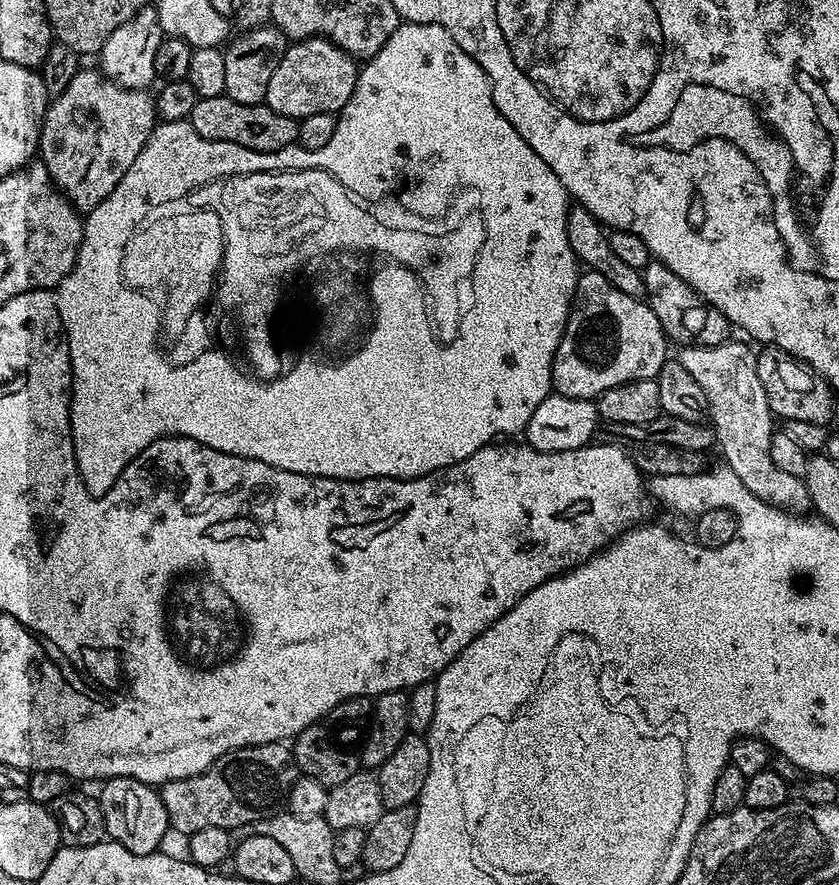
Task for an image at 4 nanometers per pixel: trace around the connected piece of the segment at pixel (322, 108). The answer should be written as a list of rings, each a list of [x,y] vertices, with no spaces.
[[[311,36],[309,40],[297,40],[289,43],[282,54],[278,67],[266,86],[264,103],[278,114],[286,114],[297,122],[310,114],[338,114],[350,102],[358,75],[358,64],[334,42],[322,36]]]

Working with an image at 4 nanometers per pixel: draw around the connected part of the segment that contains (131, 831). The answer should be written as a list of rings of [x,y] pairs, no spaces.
[[[123,776],[103,781],[99,788],[98,799],[104,815],[104,831],[111,839],[139,856],[157,851],[163,845],[160,843],[164,835],[169,835],[170,825],[166,806],[162,806],[162,798],[153,785]]]

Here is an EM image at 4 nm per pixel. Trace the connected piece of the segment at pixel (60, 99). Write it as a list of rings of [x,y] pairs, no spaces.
[[[95,67],[92,68],[84,68],[81,72],[74,73],[69,78],[68,85],[57,96],[55,93],[54,99],[49,103],[48,111],[44,113],[44,125],[40,128],[40,146],[38,149],[39,159],[44,161],[53,184],[72,203],[73,208],[81,214],[92,212],[94,206],[98,206],[98,202],[102,202],[102,198],[106,198],[110,194],[110,190],[114,190],[114,186],[118,186],[118,182],[122,182],[122,174],[126,174],[126,170],[130,170],[130,165],[133,164],[134,158],[138,158],[142,146],[146,144],[150,138],[152,129],[158,123],[156,101],[147,91],[139,88],[123,88],[120,84],[116,83],[115,79],[105,76],[103,72],[97,70]]]

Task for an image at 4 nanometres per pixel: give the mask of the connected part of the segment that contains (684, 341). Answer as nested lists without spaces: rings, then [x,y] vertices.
[[[649,259],[647,266],[642,269],[642,275],[646,302],[650,310],[654,310],[654,318],[658,318],[664,335],[673,345],[697,348],[729,343],[730,325],[727,318],[713,304],[707,304],[682,278],[678,278],[670,266],[661,260]]]

